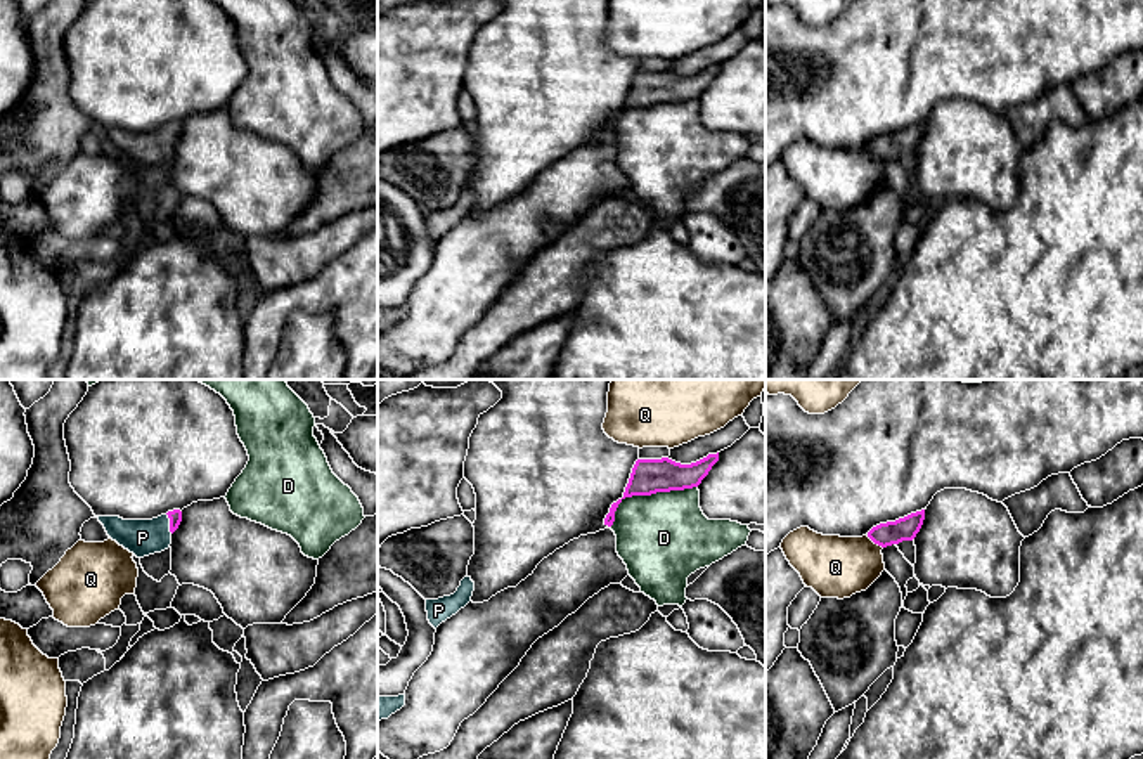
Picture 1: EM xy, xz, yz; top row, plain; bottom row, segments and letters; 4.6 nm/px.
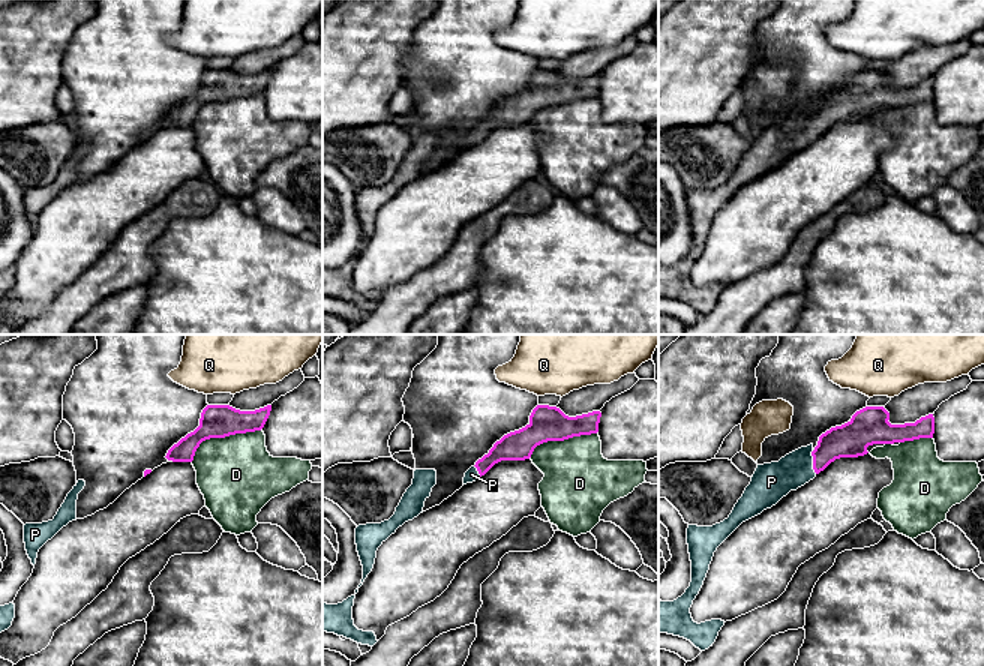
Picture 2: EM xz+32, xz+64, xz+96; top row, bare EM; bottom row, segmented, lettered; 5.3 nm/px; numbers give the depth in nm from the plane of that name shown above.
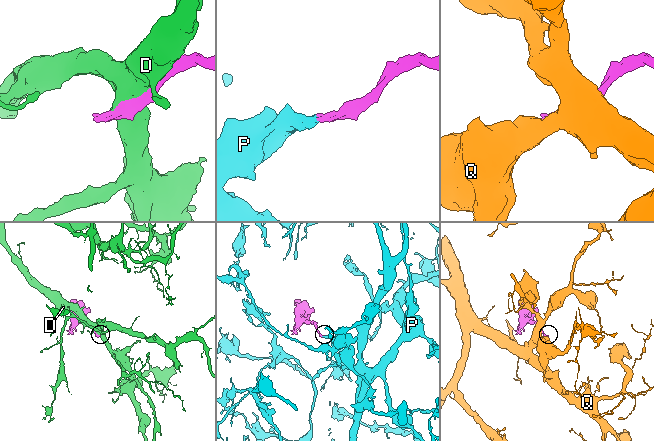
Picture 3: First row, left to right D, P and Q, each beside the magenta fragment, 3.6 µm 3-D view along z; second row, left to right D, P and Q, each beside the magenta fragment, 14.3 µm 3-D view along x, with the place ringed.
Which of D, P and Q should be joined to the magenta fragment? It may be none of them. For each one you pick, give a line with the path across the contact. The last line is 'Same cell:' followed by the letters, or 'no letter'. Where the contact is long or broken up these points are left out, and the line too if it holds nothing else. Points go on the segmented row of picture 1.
P: runs through xy (175, 517), (170, 524), (153, 536), (142, 538)
Same cell: P

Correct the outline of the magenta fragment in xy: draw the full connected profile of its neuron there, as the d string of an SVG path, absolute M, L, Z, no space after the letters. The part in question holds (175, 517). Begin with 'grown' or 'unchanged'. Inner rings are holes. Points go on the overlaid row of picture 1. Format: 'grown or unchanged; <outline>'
grown; M173 509L152 520L123 520L119 516L97 518L113 541L137 558L144 558L170 548L171 534L182 522L182 511Z

